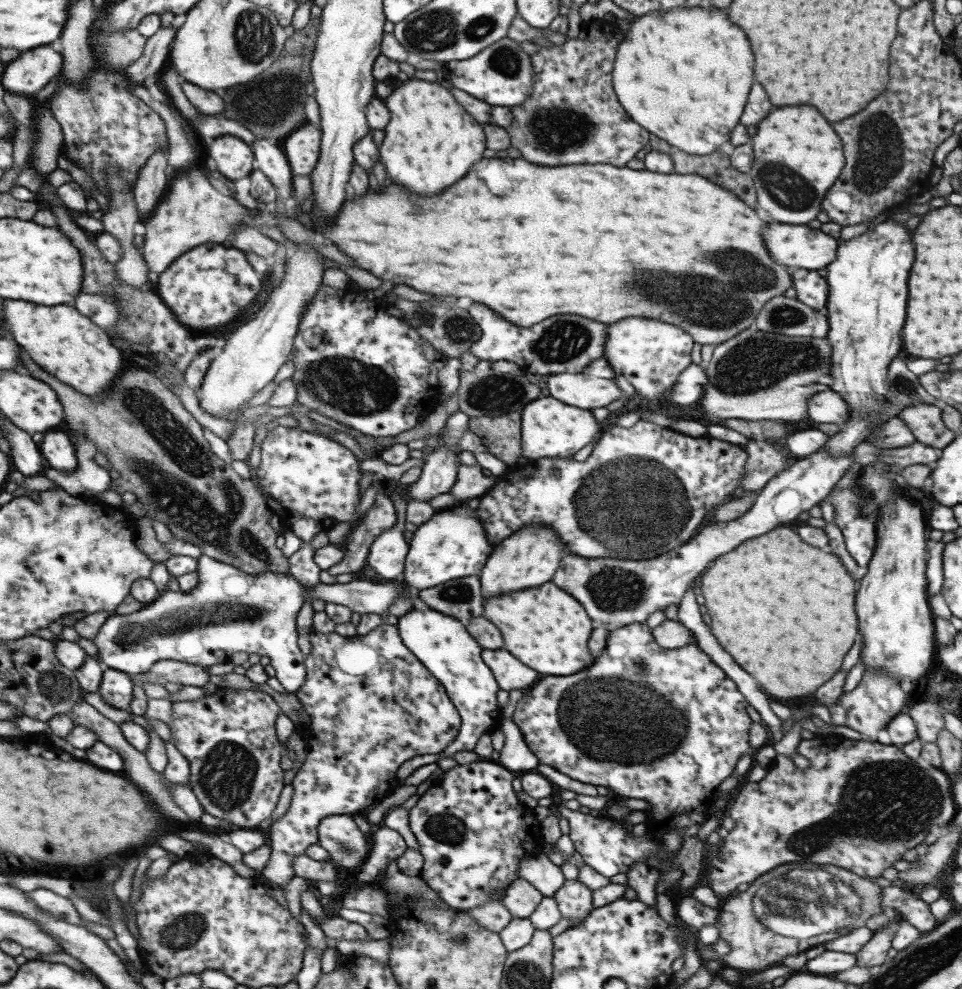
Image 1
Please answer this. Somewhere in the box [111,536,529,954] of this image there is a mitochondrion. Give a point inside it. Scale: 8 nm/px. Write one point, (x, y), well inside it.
(228, 775)

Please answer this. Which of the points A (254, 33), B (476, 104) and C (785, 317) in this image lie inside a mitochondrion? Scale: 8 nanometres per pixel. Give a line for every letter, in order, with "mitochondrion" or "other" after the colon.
A: mitochondrion
B: other
C: mitochondrion

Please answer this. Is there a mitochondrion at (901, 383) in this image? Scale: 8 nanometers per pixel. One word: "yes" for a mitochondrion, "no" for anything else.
yes

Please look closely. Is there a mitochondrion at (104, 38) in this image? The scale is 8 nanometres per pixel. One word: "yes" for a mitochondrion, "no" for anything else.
yes

